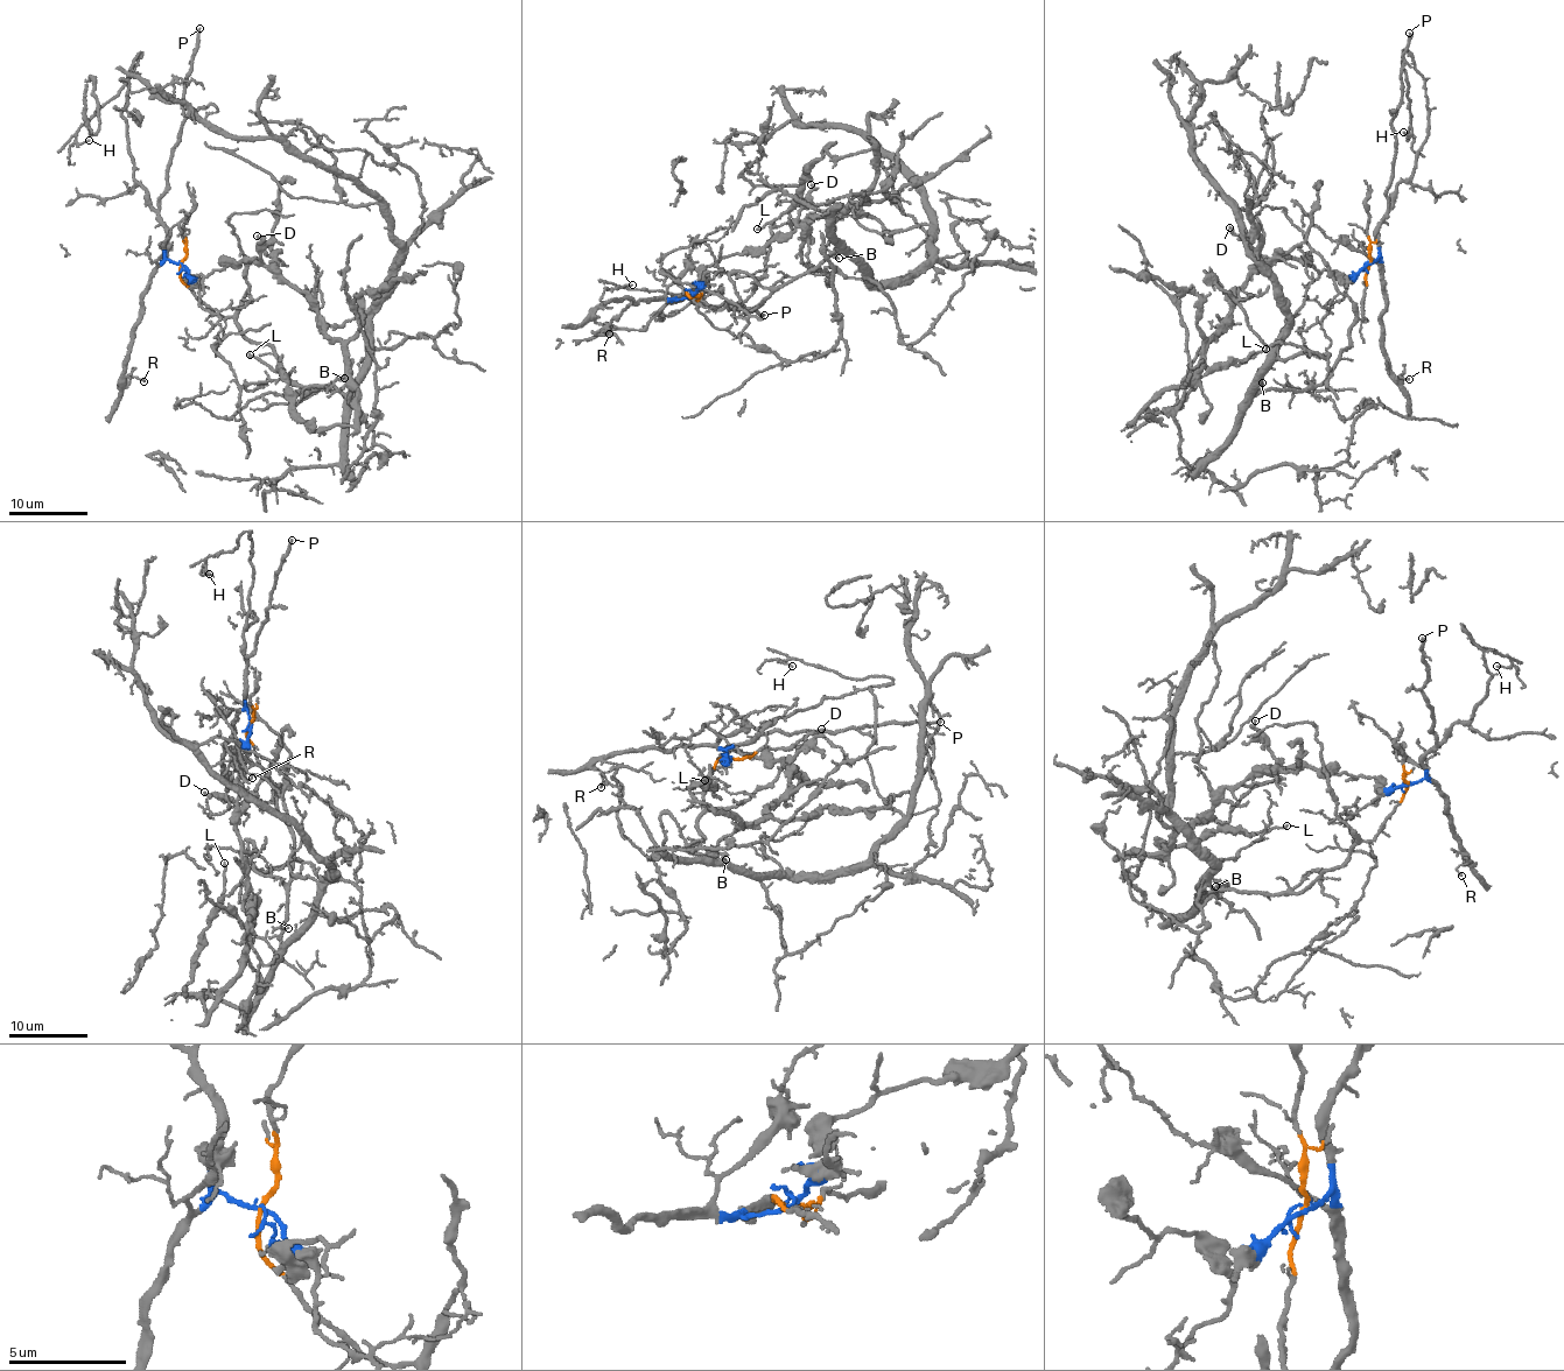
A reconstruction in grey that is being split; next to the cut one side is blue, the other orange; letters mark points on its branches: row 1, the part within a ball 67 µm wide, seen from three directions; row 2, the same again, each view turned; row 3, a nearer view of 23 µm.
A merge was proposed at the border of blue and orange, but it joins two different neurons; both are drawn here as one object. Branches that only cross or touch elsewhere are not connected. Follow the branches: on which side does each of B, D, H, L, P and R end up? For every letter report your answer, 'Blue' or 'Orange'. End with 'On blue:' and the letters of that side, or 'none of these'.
B: Orange
D: Blue
H: Blue
L: Blue
P: Blue
R: Blue
On blue: D, H, L, P, R

